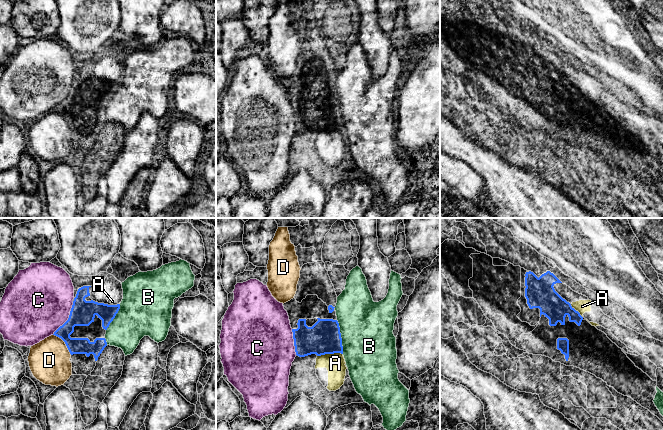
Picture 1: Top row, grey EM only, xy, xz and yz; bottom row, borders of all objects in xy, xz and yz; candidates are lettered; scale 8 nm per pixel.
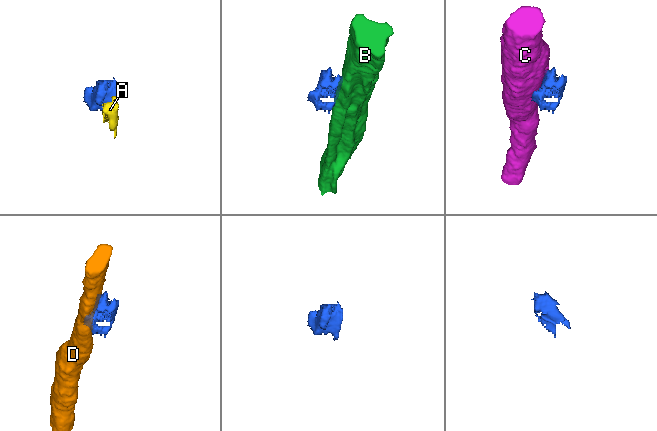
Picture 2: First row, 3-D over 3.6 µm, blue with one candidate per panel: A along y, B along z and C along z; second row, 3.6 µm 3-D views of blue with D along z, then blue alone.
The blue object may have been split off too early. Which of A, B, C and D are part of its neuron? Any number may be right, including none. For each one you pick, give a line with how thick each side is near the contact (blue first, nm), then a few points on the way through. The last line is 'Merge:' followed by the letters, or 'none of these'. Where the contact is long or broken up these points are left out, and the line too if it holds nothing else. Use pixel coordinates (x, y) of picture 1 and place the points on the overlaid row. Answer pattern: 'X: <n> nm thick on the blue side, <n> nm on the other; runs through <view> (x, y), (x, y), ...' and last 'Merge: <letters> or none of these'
Merge: none of these

